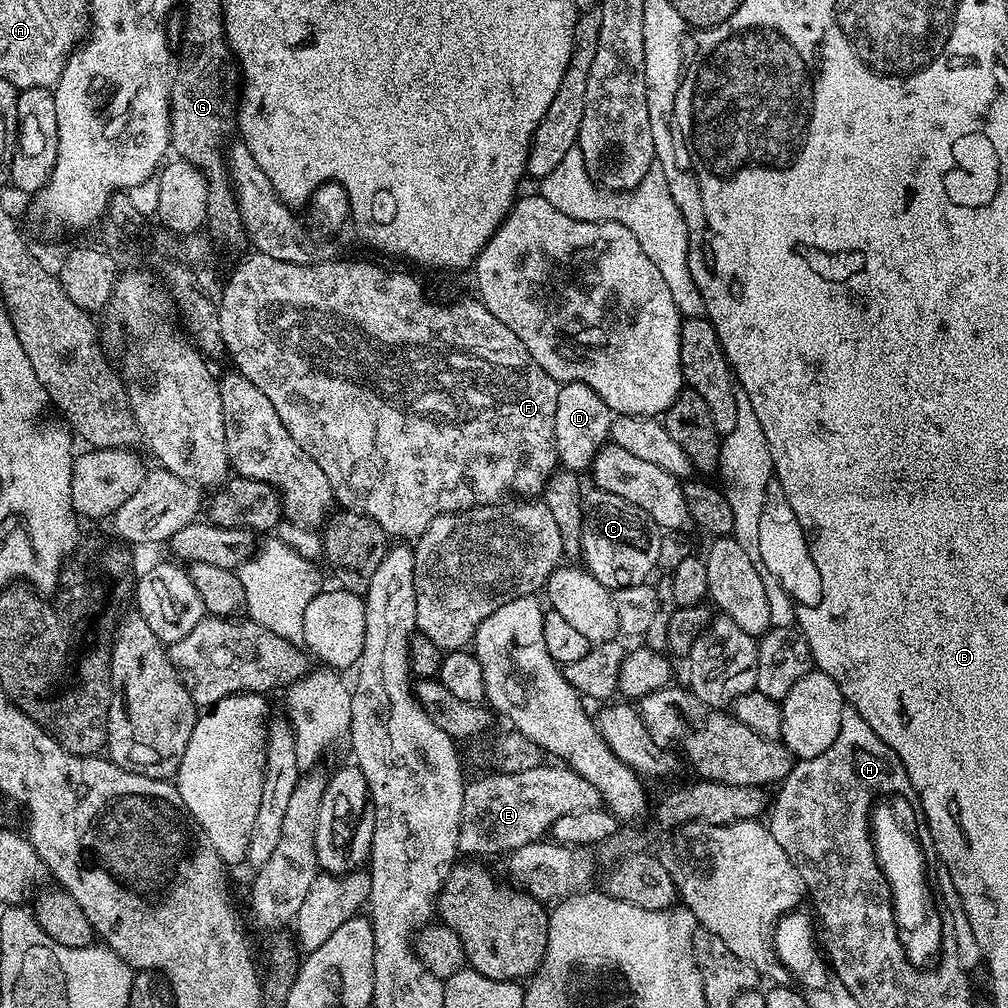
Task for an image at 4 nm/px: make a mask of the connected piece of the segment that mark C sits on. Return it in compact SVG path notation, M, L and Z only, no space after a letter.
M591 491L583 493L584 513L582 514L580 556L585 569L609 590L643 583L648 578L647 575L655 571L661 542L661 529L656 527L654 521L645 512L638 510L638 506L626 502L626 498L618 498L618 494L609 492Z

